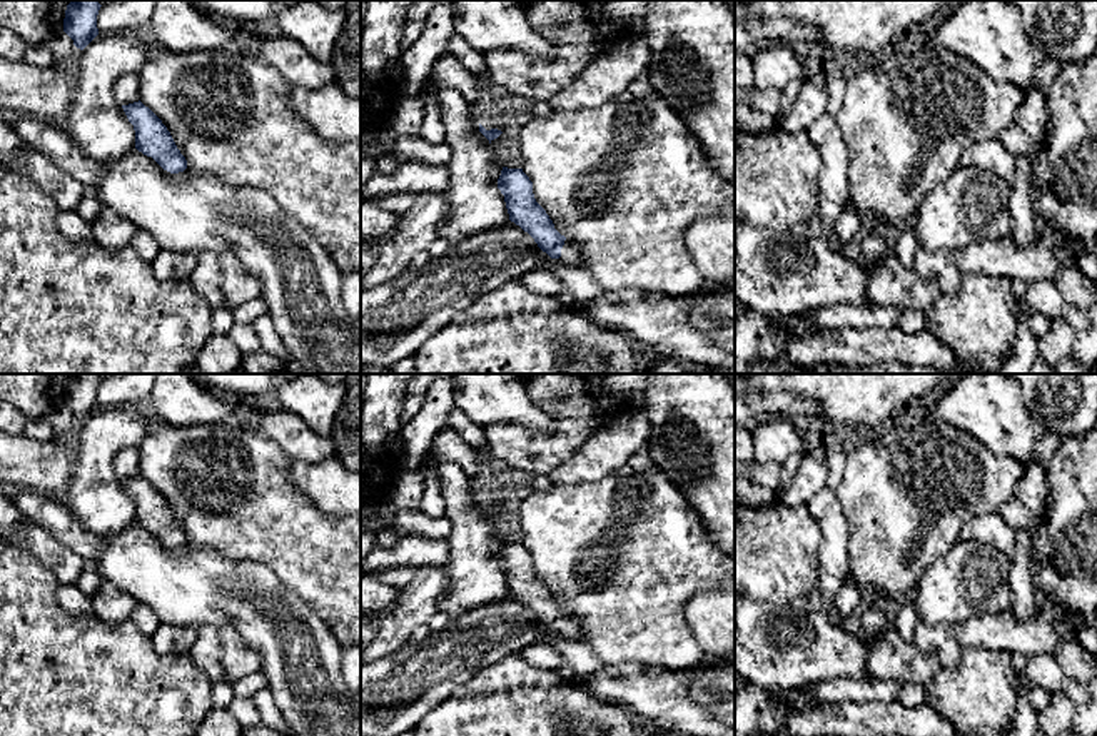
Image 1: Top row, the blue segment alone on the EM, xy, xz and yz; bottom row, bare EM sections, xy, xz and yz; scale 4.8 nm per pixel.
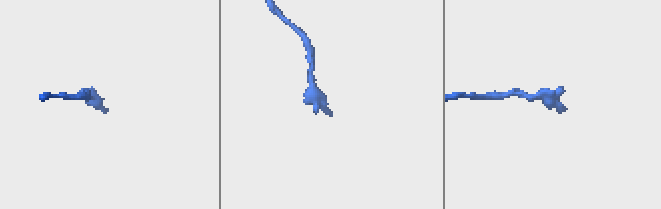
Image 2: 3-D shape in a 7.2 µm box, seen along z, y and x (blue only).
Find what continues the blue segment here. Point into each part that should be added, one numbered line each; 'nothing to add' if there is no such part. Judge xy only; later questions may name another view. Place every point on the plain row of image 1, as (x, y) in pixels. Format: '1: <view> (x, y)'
nothing to add

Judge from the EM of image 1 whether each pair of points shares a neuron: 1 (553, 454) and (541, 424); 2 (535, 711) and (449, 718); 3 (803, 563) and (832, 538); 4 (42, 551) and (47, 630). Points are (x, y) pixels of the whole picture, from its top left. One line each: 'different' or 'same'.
1: different
2: same
3: different
4: different

